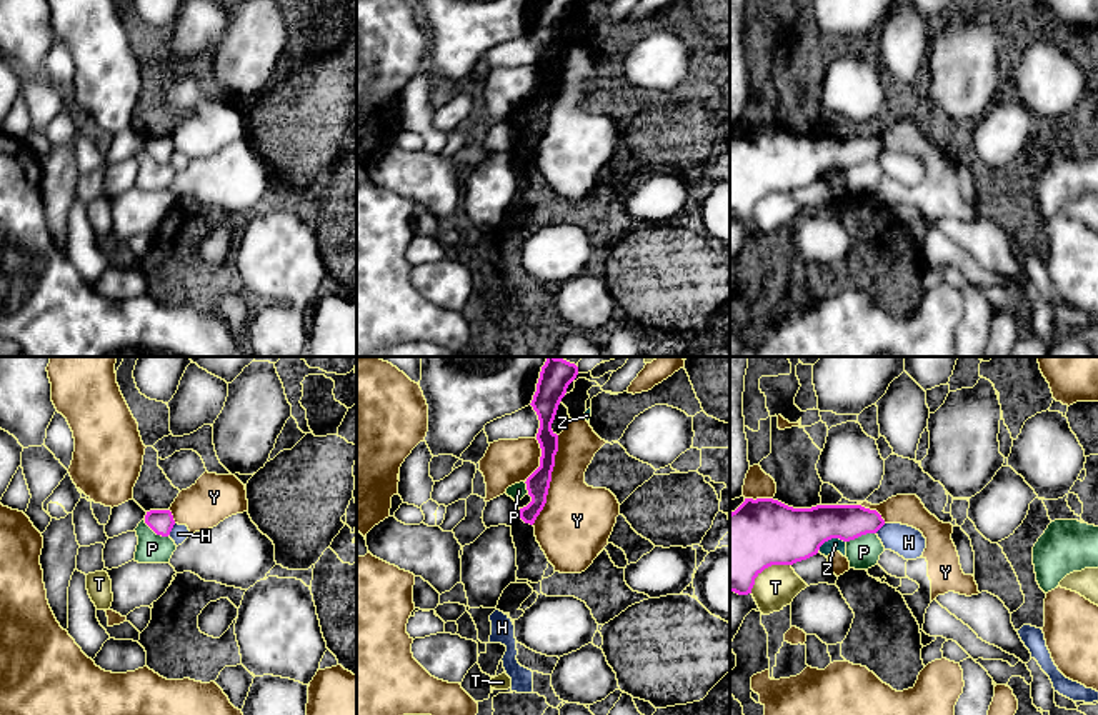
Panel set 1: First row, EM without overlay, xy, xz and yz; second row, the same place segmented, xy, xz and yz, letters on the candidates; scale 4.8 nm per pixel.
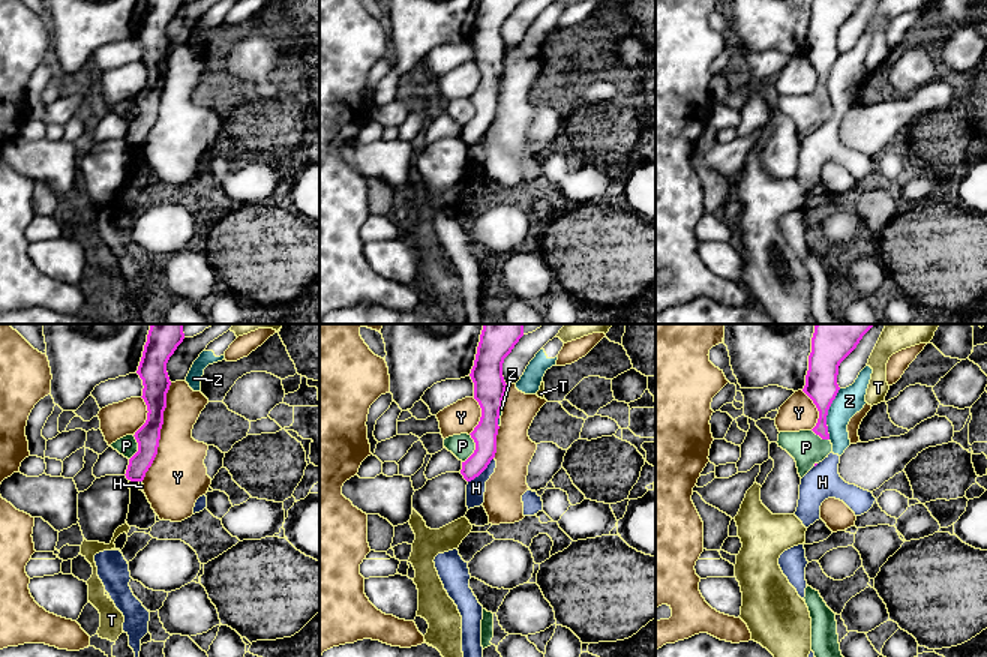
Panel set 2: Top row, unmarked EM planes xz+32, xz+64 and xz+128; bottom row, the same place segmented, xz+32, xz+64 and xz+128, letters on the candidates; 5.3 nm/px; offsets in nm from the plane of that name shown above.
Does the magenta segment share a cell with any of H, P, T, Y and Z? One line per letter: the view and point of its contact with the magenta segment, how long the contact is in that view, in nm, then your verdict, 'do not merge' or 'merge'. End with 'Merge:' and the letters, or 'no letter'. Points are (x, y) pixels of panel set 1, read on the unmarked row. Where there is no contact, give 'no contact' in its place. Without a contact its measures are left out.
H: contact xy (170, 157); length 80 nm; do not merge
P: contact yz (860, 162); length 150 nm; do not merge
T: contact yz (765, 194); length 240 nm; do not merge
Y: contact xz (550, 107); length 460 nm; do not merge
Z: contact yz (830, 165); length 150 nm; do not merge
Merge: no letter

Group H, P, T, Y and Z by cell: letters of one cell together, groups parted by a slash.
H Z / P / T / Y

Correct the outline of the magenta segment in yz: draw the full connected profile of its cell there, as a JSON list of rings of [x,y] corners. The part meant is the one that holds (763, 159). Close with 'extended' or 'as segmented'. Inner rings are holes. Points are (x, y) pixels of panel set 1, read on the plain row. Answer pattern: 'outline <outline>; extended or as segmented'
outline [[[745,125],[730,140],[730,218],[751,220],[755,205],[771,192],[793,192],[831,167],[876,160],[885,147],[861,132],[793,135],[773,125]]]; as segmented

